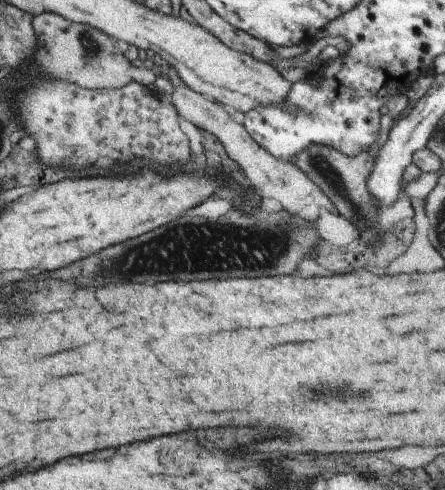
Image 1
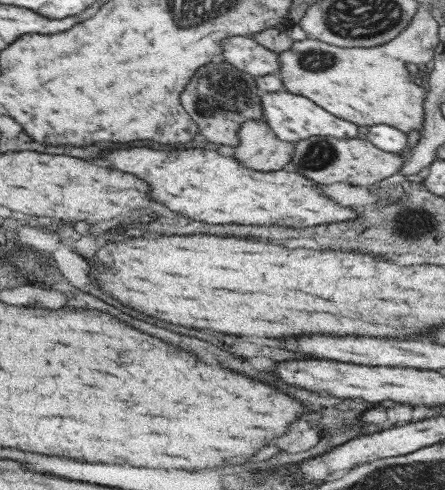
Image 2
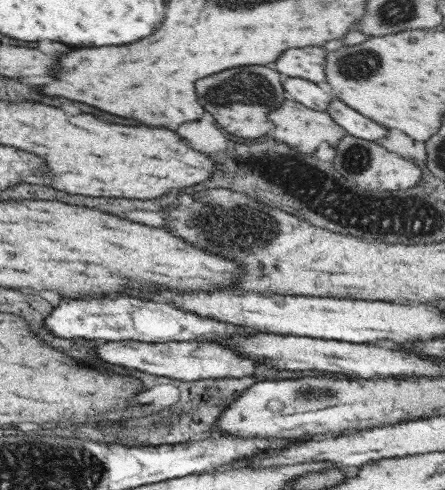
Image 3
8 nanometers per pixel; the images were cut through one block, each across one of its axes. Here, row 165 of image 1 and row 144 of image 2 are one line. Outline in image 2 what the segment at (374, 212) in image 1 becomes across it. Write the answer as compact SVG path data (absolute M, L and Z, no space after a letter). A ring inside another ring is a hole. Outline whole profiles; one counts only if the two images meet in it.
M311 136L298 141L292 153L290 164L296 166L296 172L313 181L318 186L334 182L350 183L354 186L376 184L402 168L399 153L382 150L368 140L356 138L339 139L332 136Z

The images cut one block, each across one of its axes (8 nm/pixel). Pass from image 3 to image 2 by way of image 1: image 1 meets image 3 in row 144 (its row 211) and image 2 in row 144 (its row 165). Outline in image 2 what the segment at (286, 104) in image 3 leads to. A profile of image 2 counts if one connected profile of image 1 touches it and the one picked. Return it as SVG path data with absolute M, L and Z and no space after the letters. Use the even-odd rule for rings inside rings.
M248 120L238 129L238 140L236 150L232 158L240 160L250 170L264 170L272 172L282 170L292 159L292 153L296 149L296 142L278 140L278 134L268 126L268 122L261 120Z

